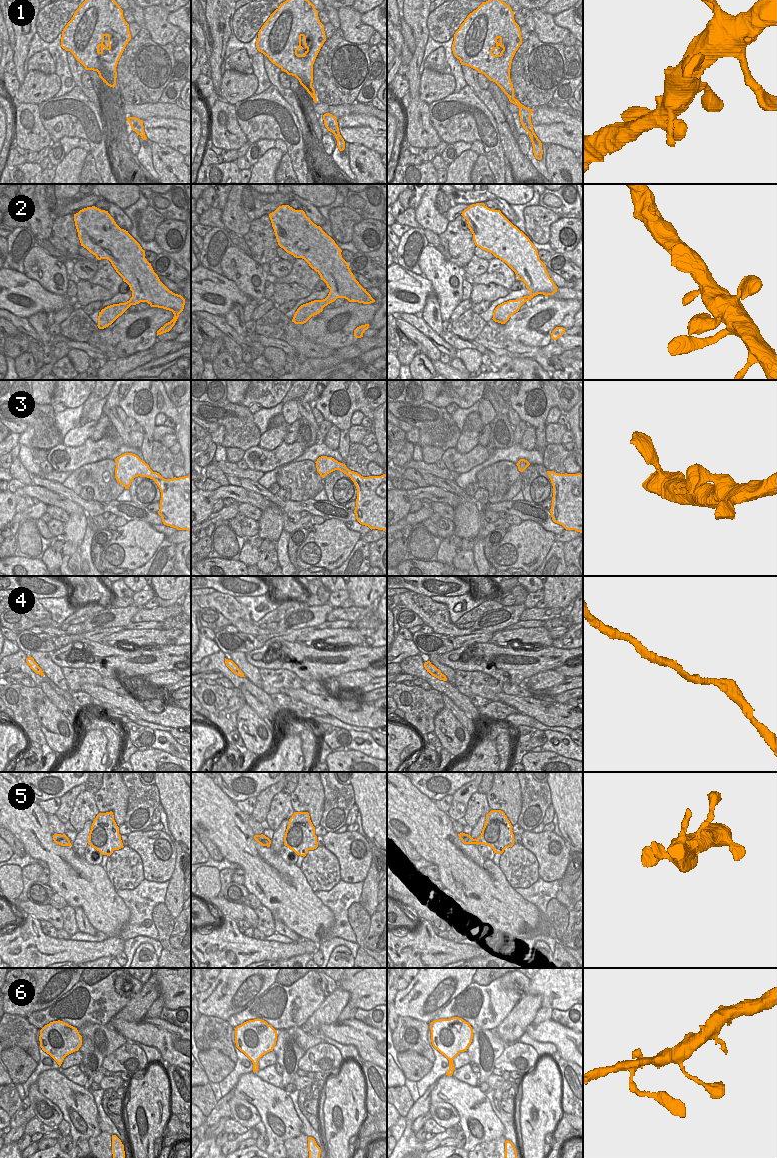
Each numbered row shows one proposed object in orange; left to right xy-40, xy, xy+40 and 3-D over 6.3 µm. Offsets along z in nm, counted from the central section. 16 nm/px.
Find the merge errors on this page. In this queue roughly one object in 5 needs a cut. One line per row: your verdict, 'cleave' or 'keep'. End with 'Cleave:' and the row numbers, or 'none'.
1: keep
2: keep
3: keep
4: keep
5: keep
6: keep
Cleave: none

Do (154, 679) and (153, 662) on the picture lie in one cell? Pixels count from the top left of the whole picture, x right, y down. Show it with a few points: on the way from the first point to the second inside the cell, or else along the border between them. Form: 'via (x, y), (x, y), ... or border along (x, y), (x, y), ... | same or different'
border along (172, 669), (151, 672), (142, 675), (136, 680) | different

